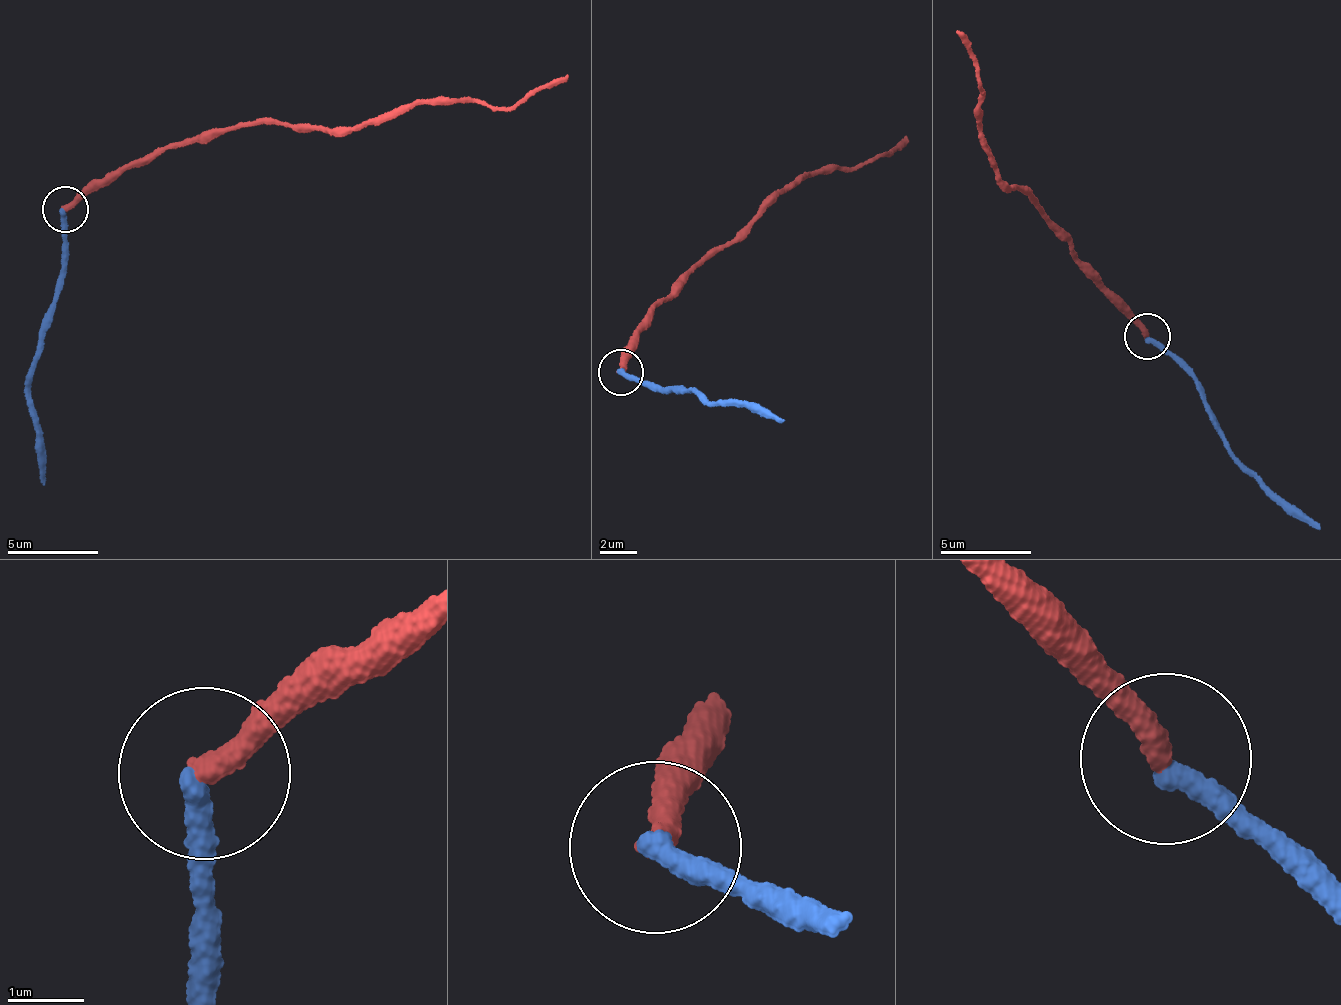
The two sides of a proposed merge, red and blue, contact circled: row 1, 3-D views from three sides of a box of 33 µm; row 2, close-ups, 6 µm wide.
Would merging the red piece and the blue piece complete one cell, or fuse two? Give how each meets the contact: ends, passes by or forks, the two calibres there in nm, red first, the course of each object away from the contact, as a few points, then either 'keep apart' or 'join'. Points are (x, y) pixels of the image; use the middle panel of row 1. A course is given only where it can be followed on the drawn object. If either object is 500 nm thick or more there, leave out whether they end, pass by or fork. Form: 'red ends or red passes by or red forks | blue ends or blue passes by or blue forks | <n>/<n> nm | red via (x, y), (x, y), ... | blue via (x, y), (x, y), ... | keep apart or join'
red ends | blue ends | 320/320 nm | red via (620, 370), (635, 329), (688, 269), (720, 249), (776, 196), (811, 176), (853, 172), (881, 156), (906, 136) | blue via (620, 370), (654, 384), (703, 397), (739, 398), (785, 420) | keep apart

